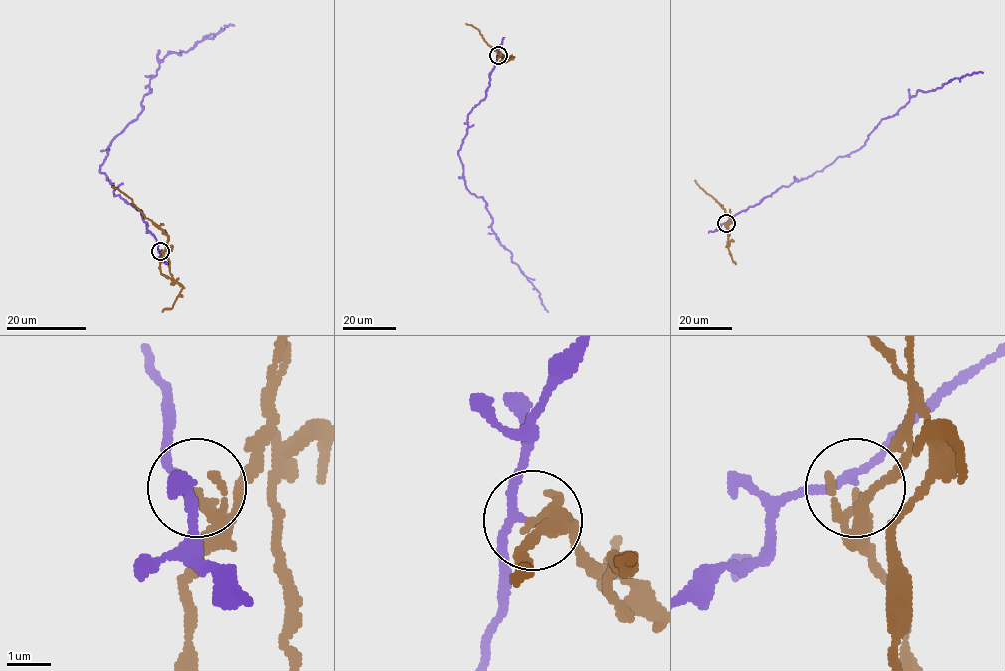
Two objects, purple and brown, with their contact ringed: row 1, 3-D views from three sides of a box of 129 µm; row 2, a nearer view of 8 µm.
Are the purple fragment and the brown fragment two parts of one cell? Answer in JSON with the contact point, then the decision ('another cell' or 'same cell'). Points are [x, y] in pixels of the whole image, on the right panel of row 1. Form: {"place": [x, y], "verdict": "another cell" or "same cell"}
{"place": [726, 223], "verdict": "another cell"}

